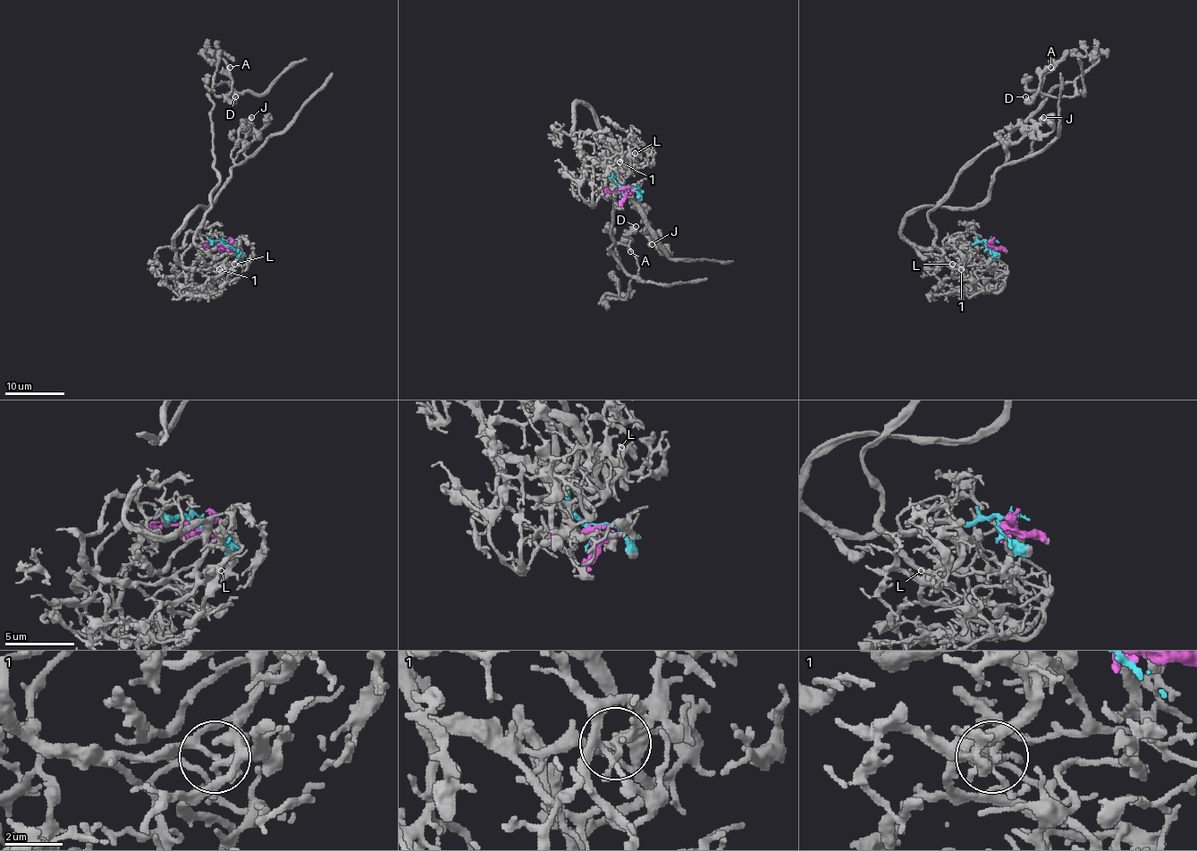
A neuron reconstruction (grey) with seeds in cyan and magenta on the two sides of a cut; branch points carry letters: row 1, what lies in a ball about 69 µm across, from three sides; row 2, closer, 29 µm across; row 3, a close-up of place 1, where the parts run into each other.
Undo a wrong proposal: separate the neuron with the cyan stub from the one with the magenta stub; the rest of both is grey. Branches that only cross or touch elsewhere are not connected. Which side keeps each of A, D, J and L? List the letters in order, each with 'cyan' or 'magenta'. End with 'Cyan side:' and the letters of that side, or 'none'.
A: cyan
D: cyan
J: magenta
L: magenta
Cyan side: A, D

